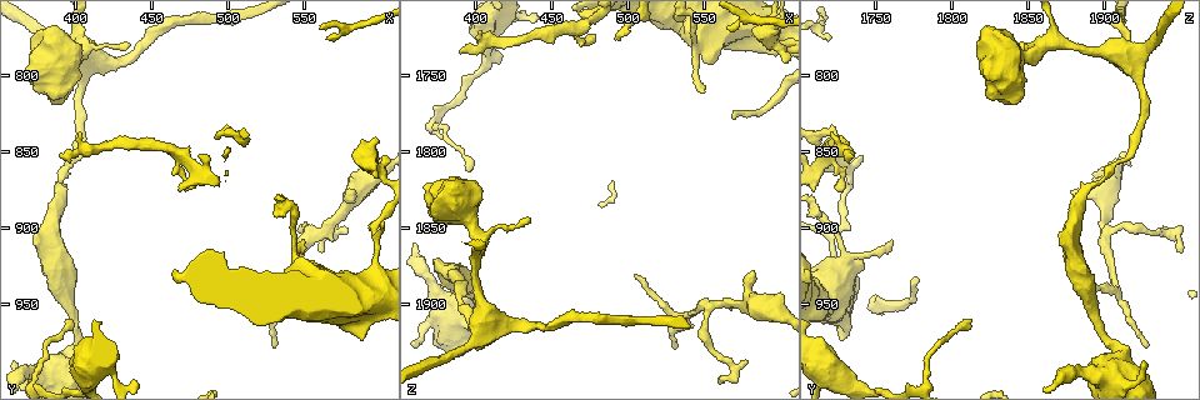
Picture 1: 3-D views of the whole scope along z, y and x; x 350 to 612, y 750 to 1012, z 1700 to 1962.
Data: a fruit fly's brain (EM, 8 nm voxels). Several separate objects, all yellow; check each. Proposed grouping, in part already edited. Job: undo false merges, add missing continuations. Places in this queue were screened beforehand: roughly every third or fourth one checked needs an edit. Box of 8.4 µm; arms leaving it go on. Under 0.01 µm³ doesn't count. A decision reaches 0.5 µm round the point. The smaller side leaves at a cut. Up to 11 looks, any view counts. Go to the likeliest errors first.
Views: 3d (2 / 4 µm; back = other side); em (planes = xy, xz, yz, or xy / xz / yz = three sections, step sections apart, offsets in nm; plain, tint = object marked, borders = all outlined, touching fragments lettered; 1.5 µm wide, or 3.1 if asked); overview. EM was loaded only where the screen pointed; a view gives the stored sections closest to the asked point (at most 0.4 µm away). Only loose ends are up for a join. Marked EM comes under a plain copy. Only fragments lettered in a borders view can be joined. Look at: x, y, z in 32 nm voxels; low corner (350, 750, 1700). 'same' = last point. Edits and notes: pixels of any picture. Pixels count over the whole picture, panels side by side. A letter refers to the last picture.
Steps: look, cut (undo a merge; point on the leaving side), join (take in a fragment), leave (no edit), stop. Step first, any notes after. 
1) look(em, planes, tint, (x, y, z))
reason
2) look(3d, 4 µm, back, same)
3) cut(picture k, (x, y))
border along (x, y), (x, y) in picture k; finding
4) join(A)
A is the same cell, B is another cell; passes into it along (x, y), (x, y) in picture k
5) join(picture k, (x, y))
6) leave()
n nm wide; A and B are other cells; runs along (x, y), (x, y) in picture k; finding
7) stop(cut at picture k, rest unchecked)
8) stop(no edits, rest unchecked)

look(3d, 4 µm, back, (582, 874, 1878))
branch stops here

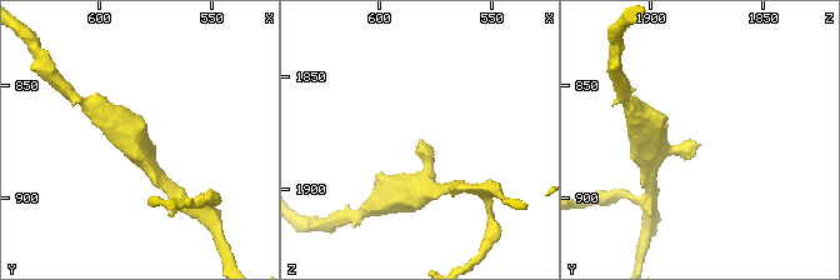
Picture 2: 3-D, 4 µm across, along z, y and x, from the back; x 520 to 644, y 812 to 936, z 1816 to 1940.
look(em, planes, borders, (582, 875, 1878))

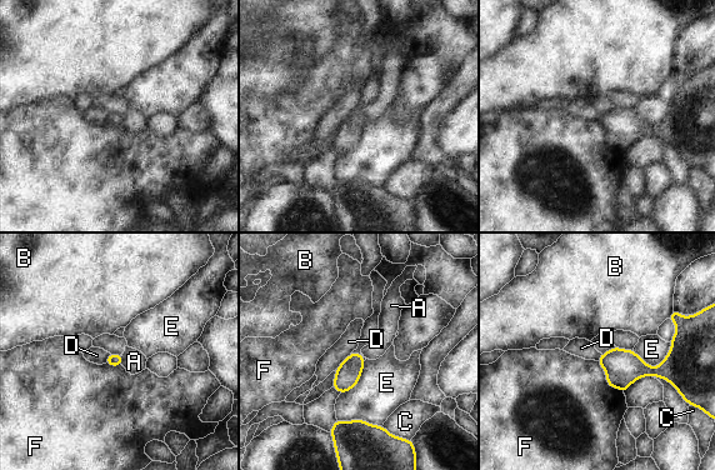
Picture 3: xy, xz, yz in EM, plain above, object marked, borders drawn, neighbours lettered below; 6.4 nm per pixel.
leave()
F touches over 260 nm; A, B, C, D, E and F are other cells; border along (123, 355), (120, 364) in picture 3; none of them fits

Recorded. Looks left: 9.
look(em, xy, step 8, borders, (544, 906, 1726))
thick turns thin

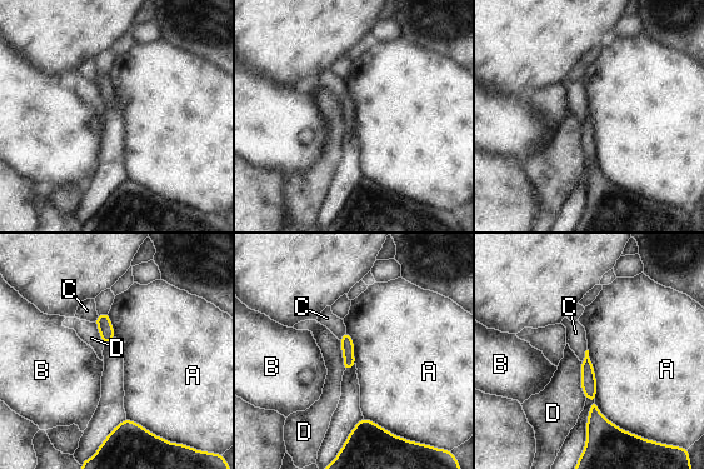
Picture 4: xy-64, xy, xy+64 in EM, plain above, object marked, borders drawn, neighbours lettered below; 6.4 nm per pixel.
look(em, planes, borders, same)

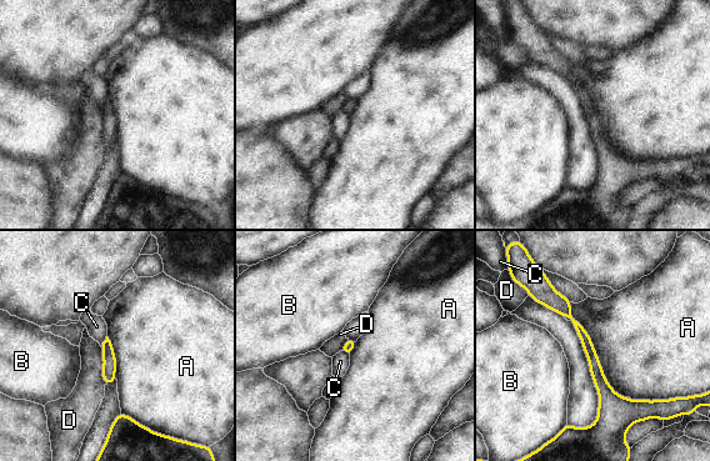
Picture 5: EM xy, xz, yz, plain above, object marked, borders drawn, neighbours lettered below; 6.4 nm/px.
leave()
A, B, C and D are other cells; runs along (548, 292), (585, 337), (604, 390), (643, 407) in picture 5; continuous, no second neuron

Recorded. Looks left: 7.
look(3d, 2 µm, back, (558, 900, 1932))
a narrow waist

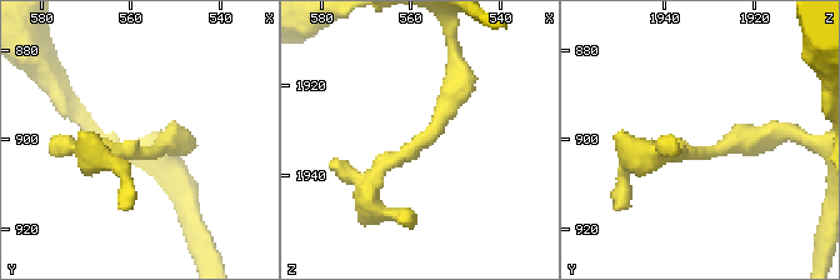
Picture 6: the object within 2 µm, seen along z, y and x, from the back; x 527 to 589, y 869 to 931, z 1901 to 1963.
look(em, yz, step 4, tint, (559, 903, 1933))

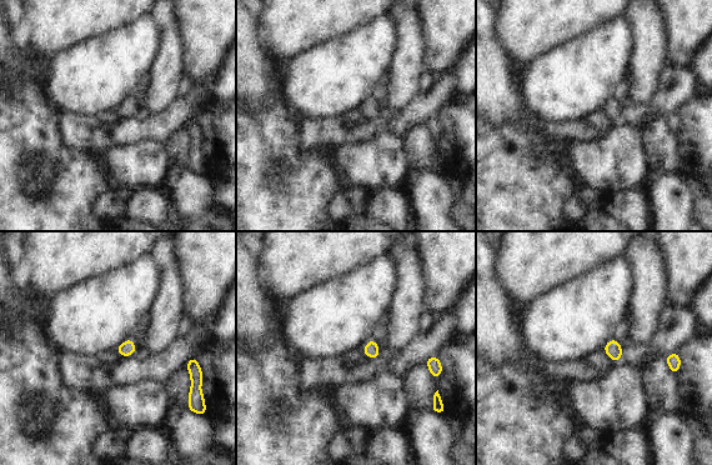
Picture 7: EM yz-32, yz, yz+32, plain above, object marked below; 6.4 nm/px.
look(em, planes, borders, same)

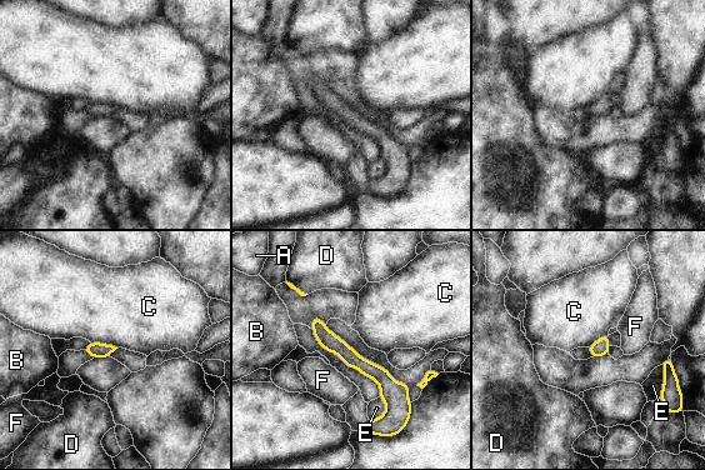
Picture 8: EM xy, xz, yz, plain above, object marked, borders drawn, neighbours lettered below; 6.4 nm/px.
leave()
A, B, C, D, E and F are other cells; border along (90, 341), (118, 348) in picture 8; continuous, no second neuron

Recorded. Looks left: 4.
look(em, planes, tint, (388, 870, 1898))
thin neck

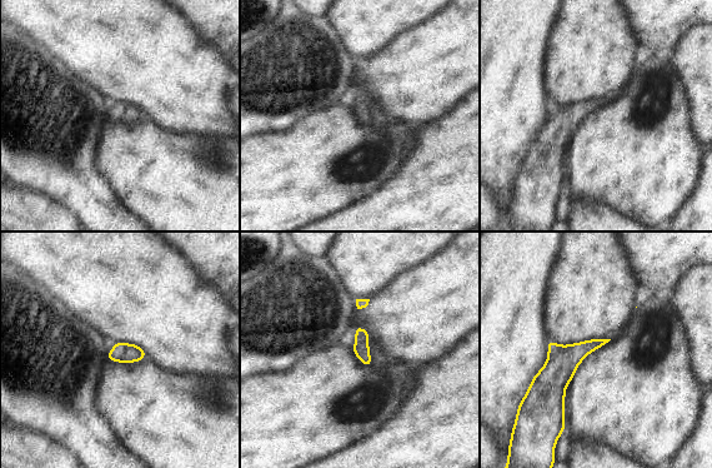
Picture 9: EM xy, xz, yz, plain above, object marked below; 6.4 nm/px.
look(em, planes, borders, same)

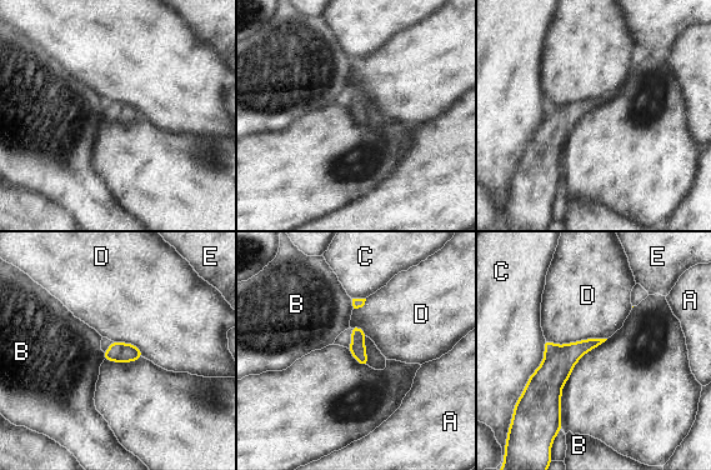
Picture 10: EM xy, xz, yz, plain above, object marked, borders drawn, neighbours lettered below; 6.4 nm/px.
leave()
D touches over 400 nm; A, B, C, D and E are other cells; border along (606, 338), (564, 344), (546, 340) in picture 10; all the same neuron

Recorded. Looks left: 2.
stop(no edits, rest unchecked)

